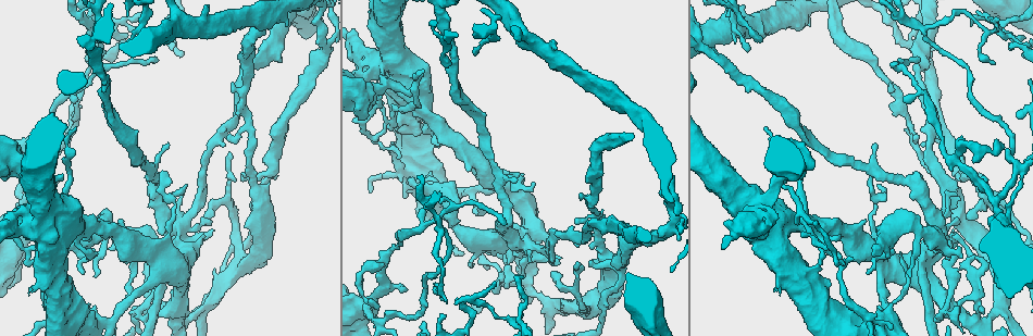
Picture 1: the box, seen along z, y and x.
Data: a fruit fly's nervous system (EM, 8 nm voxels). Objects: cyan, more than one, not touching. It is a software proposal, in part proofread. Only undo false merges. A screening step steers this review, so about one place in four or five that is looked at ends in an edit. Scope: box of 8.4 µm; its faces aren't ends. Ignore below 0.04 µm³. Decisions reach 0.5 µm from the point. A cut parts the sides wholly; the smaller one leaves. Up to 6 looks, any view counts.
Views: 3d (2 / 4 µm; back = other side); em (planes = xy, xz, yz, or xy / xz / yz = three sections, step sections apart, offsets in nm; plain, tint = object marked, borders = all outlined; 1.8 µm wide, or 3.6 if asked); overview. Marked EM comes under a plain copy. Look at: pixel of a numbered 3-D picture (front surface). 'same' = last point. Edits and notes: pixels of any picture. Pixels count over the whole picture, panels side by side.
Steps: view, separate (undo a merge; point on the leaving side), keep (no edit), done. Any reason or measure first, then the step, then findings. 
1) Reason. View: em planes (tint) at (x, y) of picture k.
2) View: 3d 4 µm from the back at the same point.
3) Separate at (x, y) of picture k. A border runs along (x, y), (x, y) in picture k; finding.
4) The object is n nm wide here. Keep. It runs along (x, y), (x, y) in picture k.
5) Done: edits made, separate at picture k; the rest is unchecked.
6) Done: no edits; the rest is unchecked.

Calibre changes. View: em 3.6 µm planes (tint) at (386, 63) of picture 1.

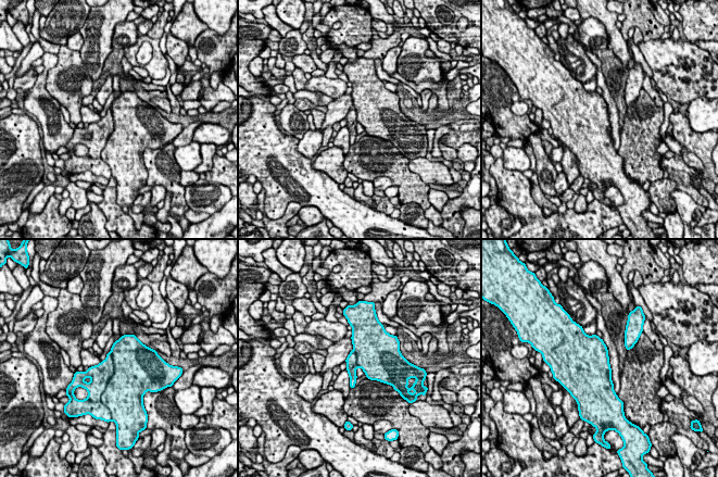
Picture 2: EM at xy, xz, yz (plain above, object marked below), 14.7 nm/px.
Separate at (100, 374) of picture 2. A border runs along (111, 352), (113, 375), (101, 396) in picture 2; two cells meet here.

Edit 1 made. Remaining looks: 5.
Touches itself. View: 3d 4 µm at (957, 307) of picture 1.

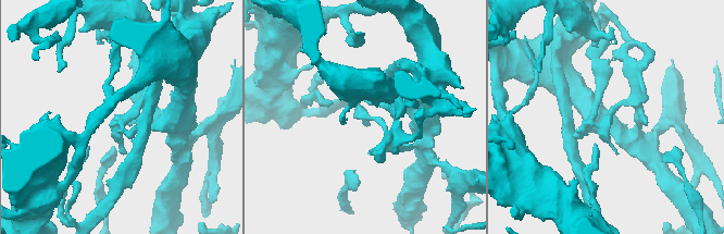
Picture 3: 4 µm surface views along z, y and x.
Shape alone is not enough. View: em yz step 4 (tint) at (122, 115) of picture 3.

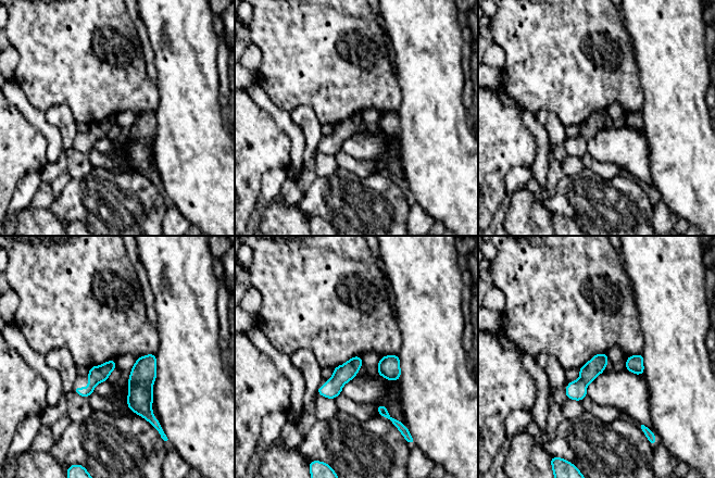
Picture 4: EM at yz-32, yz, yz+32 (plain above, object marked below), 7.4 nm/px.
Cut it another way. View: em planes (tint) at the same point.

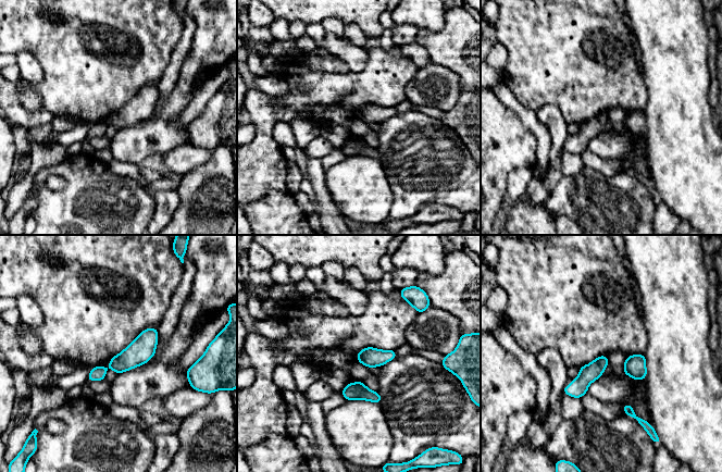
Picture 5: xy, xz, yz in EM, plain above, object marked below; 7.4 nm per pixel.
Keep. It runs along (154, 331), (124, 361), (90, 377) in picture 5; all the same cell.

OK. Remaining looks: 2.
Touches itself. View: 3d 2 µm at (176, 232) of picture 1.

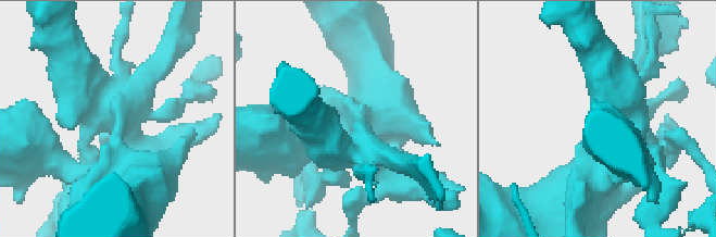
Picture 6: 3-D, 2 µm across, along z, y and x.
View: em planes (borders) at (358, 154) of picture 6.

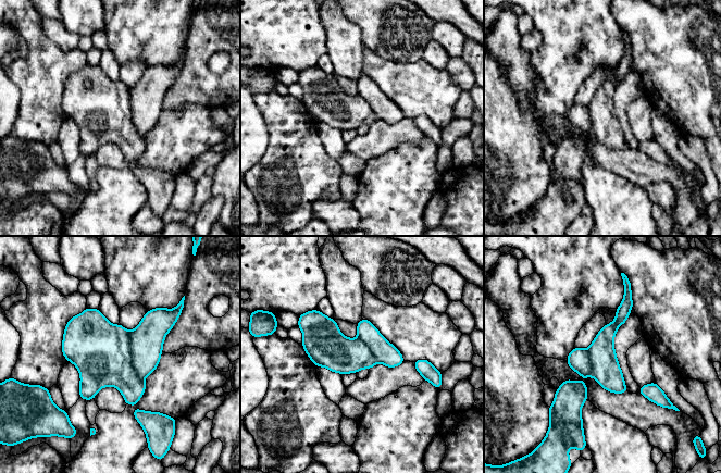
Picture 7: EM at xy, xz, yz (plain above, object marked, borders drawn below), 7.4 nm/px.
Keep. It runs along (629, 297), (606, 335), (619, 390) in picture 7; one cell here.

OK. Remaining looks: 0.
Done: edits made, separate at picture 2; the rest is unchecked.

